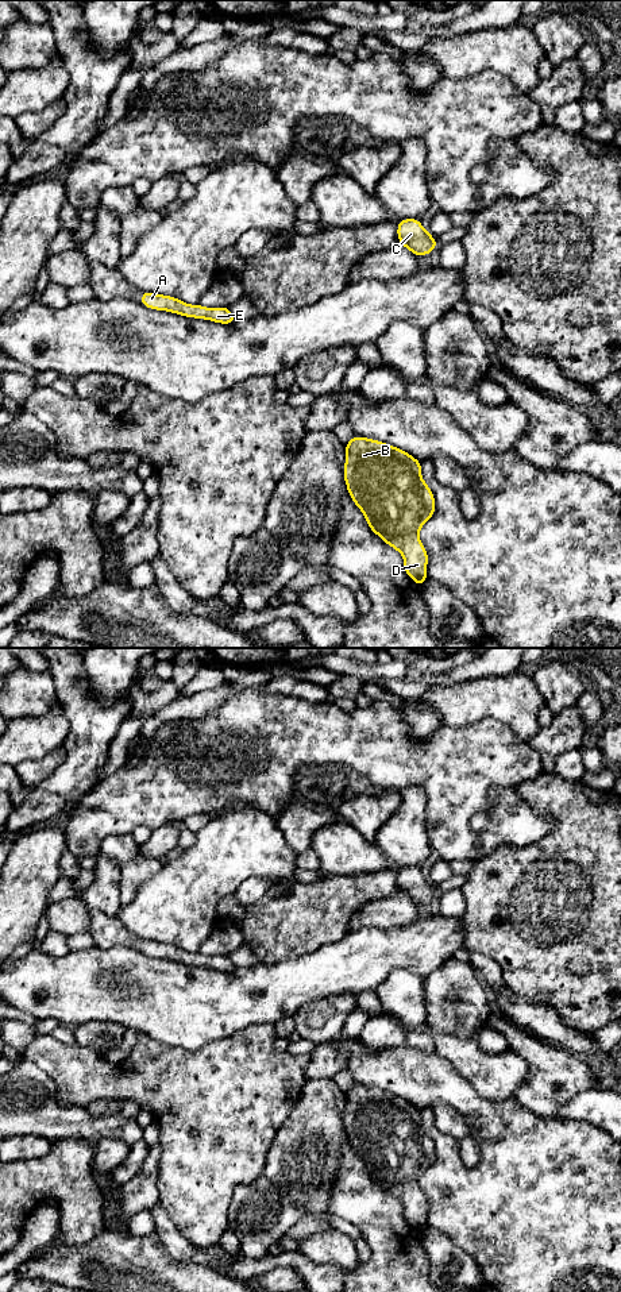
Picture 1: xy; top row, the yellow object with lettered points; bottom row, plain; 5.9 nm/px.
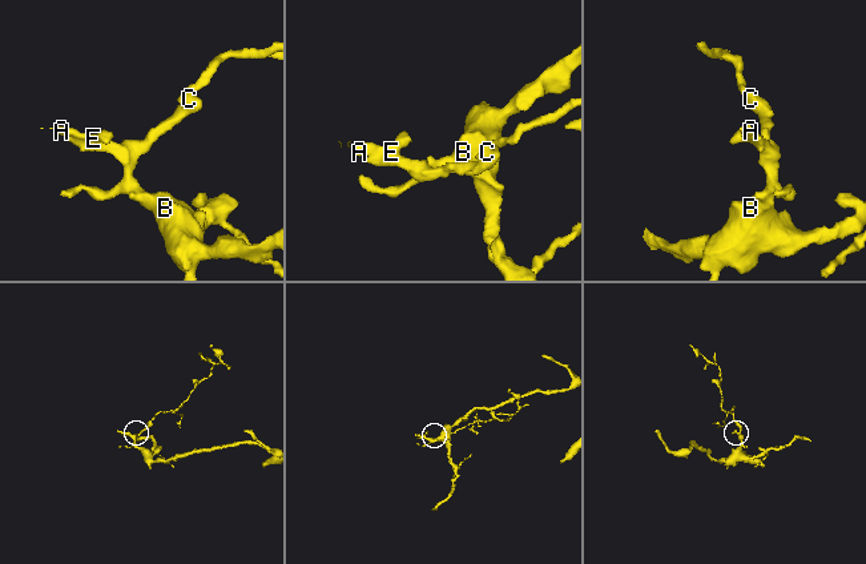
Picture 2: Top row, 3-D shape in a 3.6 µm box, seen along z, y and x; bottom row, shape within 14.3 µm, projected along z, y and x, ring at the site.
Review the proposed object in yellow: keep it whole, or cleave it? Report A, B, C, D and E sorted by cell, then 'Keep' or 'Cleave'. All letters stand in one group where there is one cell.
Groups: A B C D E. Keep

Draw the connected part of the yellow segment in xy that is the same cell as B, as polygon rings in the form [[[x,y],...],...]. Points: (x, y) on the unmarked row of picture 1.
[[[358,1083],[344,1095],[343,1123],[351,1148],[364,1162],[370,1177],[402,1203],[405,1220],[421,1234],[428,1227],[428,1200],[418,1180],[436,1158],[435,1143],[421,1125],[421,1110],[392,1092]]]

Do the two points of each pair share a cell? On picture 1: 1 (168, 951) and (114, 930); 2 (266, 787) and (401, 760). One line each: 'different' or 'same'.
1: same
2: same

